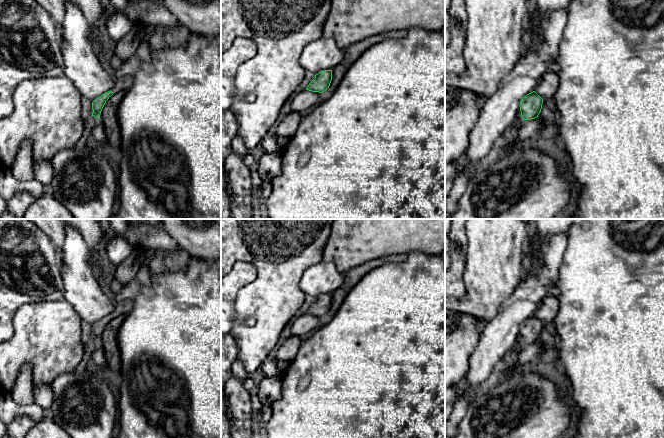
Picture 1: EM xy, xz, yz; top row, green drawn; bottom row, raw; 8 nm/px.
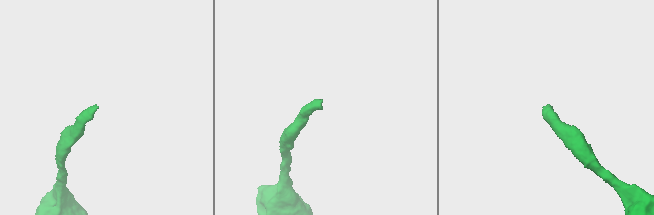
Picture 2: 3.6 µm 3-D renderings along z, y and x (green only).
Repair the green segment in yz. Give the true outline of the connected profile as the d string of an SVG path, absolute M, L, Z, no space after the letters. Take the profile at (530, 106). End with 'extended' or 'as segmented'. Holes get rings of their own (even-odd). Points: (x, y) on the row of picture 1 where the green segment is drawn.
M531 92L522 98L520 102L521 117L531 120L538 117L541 112L543 99L535 92Z; as segmented

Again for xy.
M126 75L126 76L123 76L123 77L120 77L120 78L116 78L113 88L110 91L102 94L100 97L96 98L92 102L92 109L93 109L92 116L99 119L101 111L102 111L106 101L114 93L127 90L132 85L132 83L133 83L132 75Z; extended

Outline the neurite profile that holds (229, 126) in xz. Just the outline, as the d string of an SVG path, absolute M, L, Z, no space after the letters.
M230 109L221 111L221 219L233 219L225 163L232 153L232 140L237 134L237 129L238 124L234 112Z

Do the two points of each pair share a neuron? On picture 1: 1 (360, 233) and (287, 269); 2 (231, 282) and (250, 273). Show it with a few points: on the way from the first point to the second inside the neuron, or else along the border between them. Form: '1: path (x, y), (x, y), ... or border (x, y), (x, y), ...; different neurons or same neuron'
1: border (331, 229), (321, 260); different neurons
2: path (236, 279), (242, 273), (245, 273); same neuron

